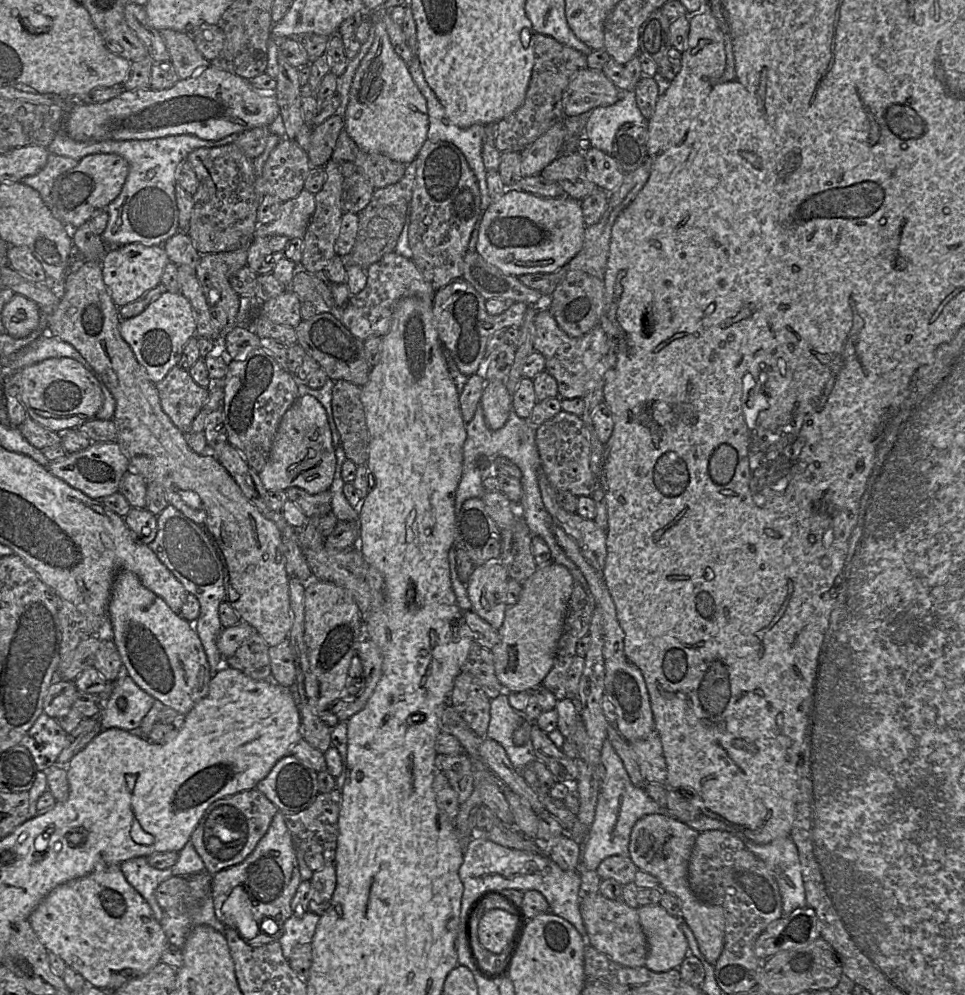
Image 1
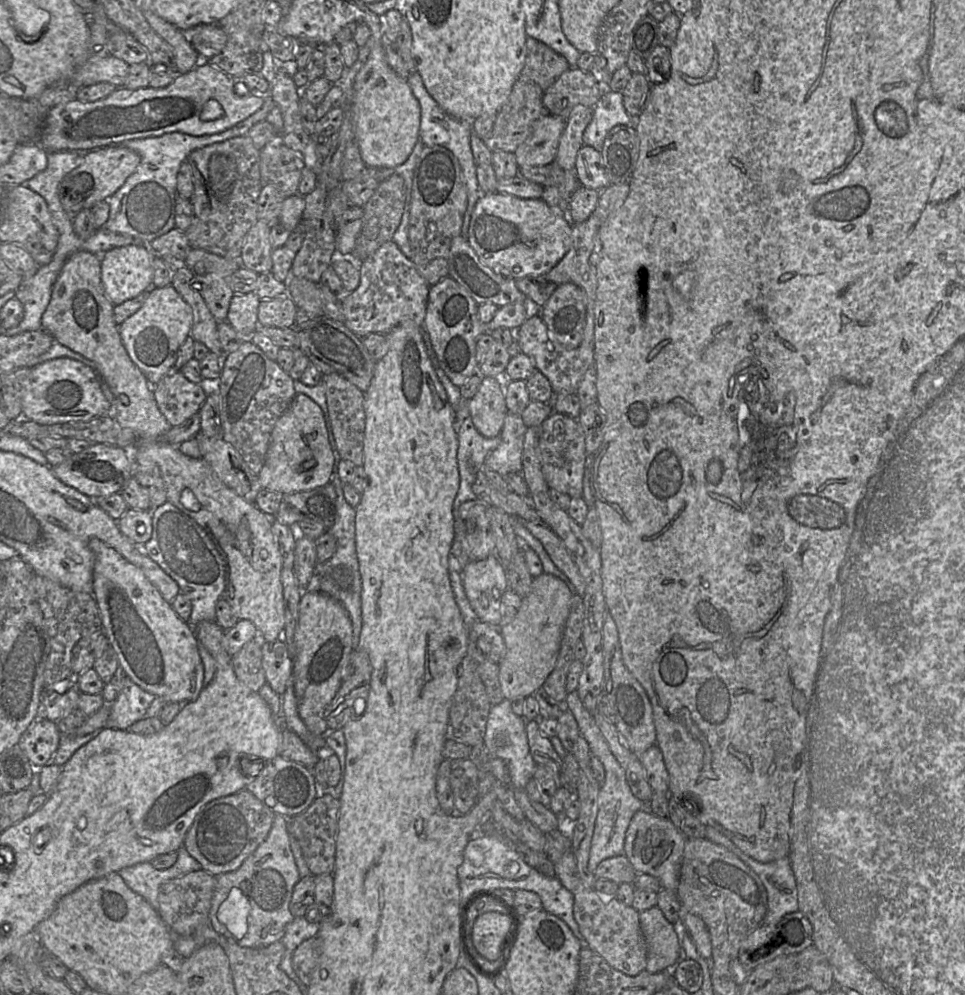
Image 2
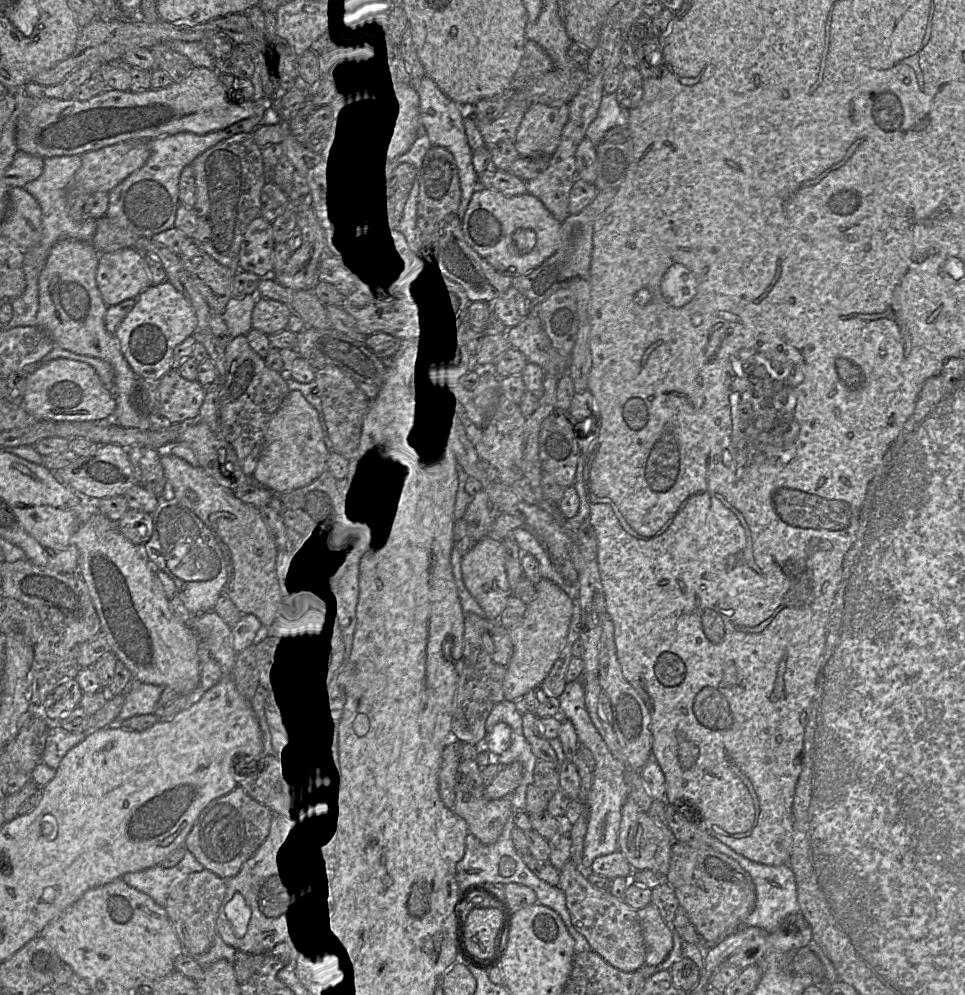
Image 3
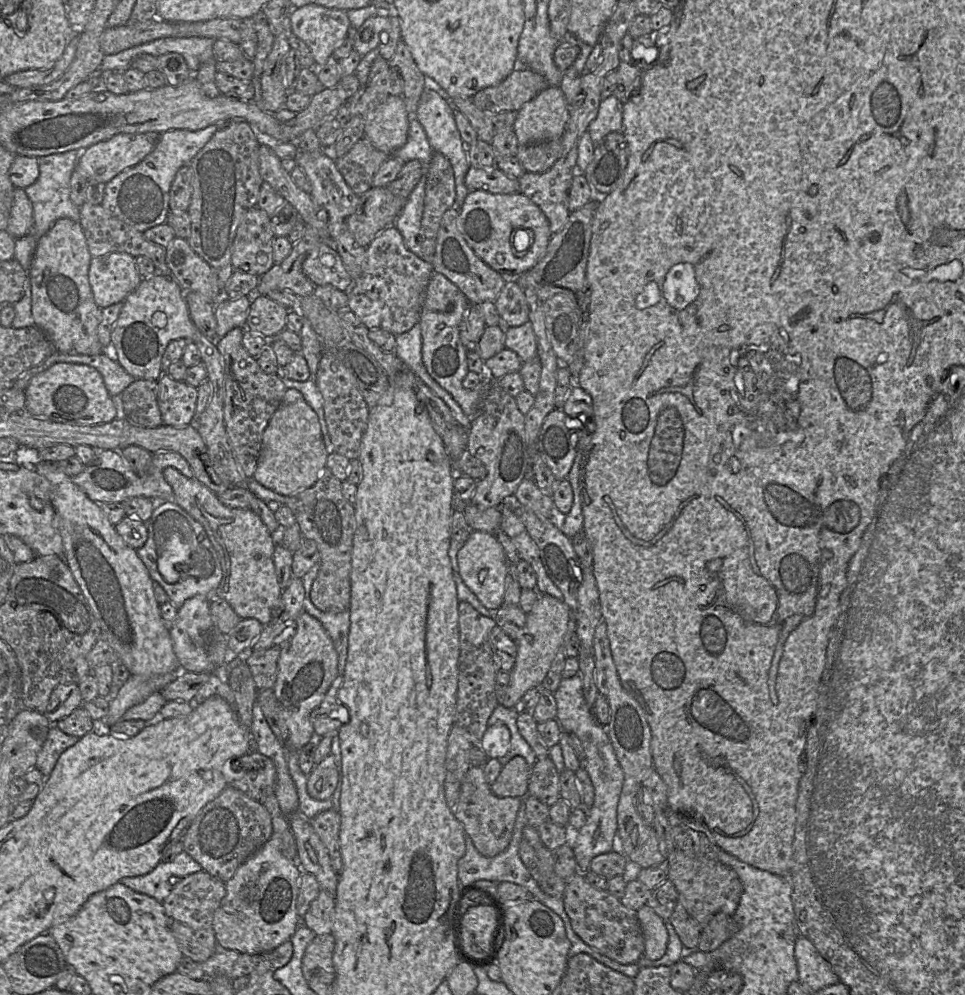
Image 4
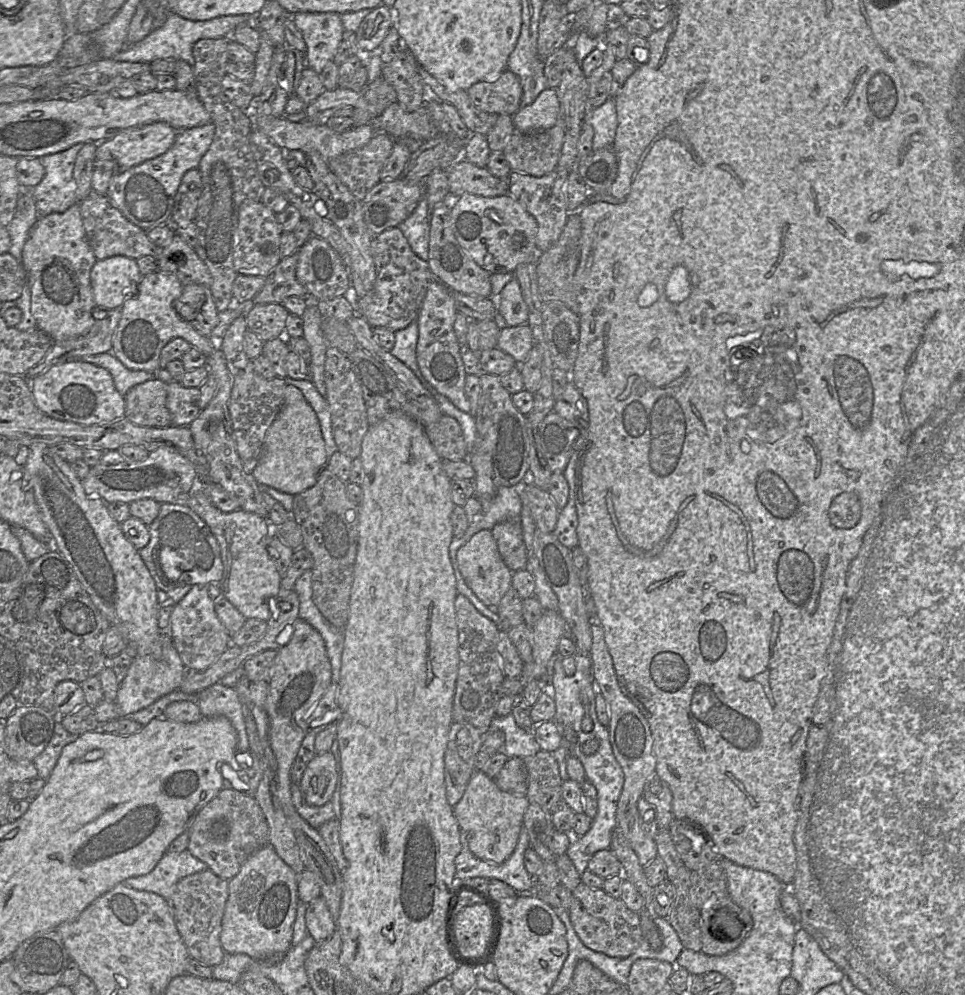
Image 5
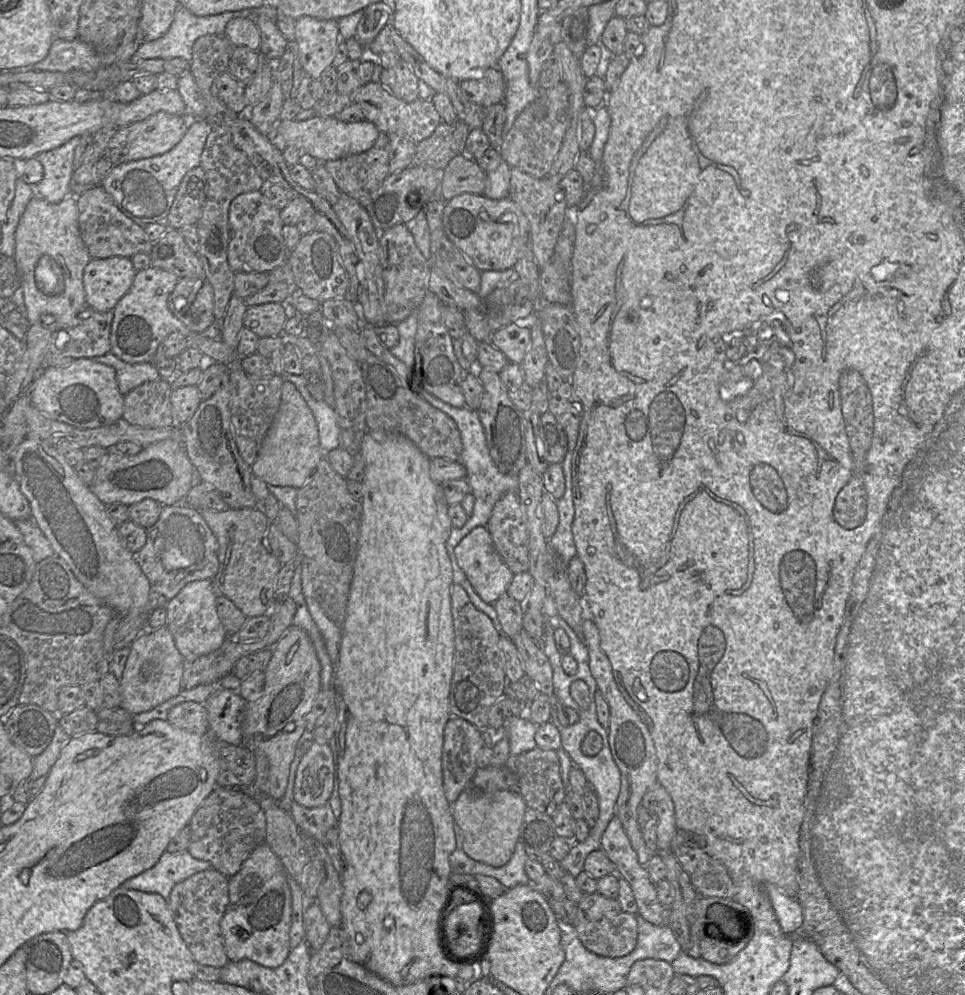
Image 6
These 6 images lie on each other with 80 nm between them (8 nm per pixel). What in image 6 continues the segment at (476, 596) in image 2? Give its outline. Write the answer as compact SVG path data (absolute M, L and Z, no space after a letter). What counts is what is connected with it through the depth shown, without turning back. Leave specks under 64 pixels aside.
M478 526L468 533L455 547L457 564L479 597L494 604L504 594L513 578L513 573L498 554L486 527Z

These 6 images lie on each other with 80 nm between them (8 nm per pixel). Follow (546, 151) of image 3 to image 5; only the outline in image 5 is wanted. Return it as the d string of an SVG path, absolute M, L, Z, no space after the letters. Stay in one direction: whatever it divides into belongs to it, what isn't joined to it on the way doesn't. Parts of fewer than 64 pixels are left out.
M555 88L543 90L534 102L520 108L512 117L514 128L522 133L542 132L553 127L560 114Z

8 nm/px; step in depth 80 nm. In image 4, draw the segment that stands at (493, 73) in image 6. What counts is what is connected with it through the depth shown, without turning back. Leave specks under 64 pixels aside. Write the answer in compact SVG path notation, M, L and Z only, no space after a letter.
M513 70L502 82L496 86L487 87L478 91L472 98L473 104L487 113L502 113L505 111L518 111L525 103L531 101L549 85L545 78L531 70Z

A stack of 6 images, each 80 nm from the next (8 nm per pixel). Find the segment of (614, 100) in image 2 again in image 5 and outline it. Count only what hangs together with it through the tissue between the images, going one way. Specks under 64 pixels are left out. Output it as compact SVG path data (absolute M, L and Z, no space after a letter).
M608 98L602 105L590 109L584 117L593 130L592 152L611 146L617 128L617 116L614 99Z

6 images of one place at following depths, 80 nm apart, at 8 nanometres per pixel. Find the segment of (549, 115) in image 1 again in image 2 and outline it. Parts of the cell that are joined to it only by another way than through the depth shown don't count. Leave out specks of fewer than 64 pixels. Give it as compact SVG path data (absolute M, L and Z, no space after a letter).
M527 36L526 47L525 65L515 81L507 101L497 113L489 138L484 139L486 146L492 152L498 150L514 152L531 135L534 122L548 112L542 103L544 92L562 73L570 69L565 57L535 38Z

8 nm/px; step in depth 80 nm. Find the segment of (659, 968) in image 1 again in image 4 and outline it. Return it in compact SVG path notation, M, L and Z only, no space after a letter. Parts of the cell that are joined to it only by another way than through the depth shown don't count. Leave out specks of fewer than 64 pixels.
M647 905L637 910L637 916L645 942L644 956L650 960L658 960L666 953L668 931L665 921Z

